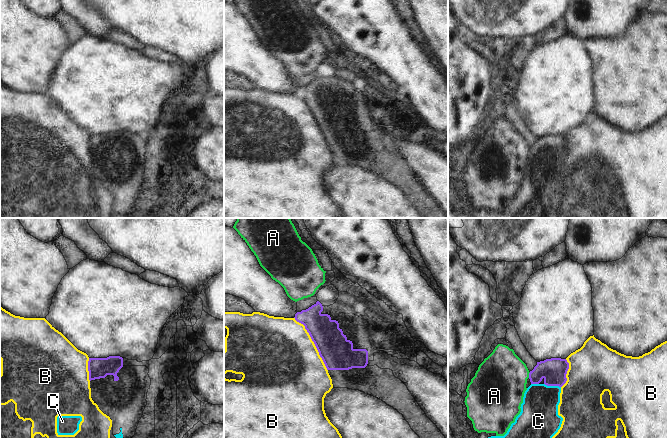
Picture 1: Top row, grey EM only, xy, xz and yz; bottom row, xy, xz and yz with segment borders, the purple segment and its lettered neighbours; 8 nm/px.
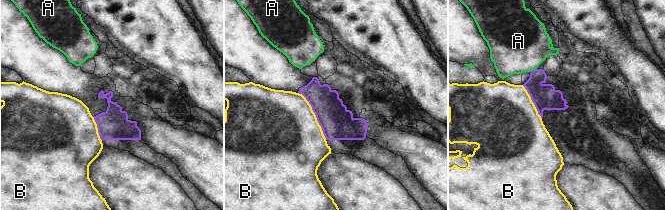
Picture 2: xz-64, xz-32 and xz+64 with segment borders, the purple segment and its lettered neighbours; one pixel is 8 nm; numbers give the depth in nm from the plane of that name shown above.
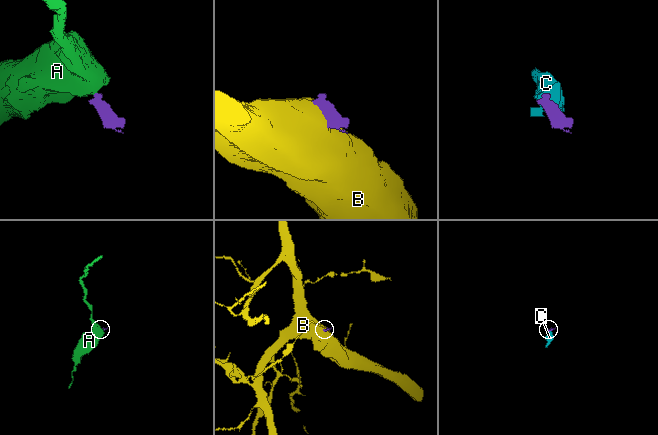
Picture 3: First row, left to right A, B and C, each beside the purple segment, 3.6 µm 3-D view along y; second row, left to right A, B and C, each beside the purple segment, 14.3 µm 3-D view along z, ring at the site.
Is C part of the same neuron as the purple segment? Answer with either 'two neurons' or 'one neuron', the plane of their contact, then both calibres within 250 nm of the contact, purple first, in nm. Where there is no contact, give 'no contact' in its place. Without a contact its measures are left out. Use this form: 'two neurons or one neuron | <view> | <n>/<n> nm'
two neurons | yz | 200/300 nm

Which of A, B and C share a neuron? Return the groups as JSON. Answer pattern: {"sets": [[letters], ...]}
{"sets": [["A"], ["B", "C"]]}

